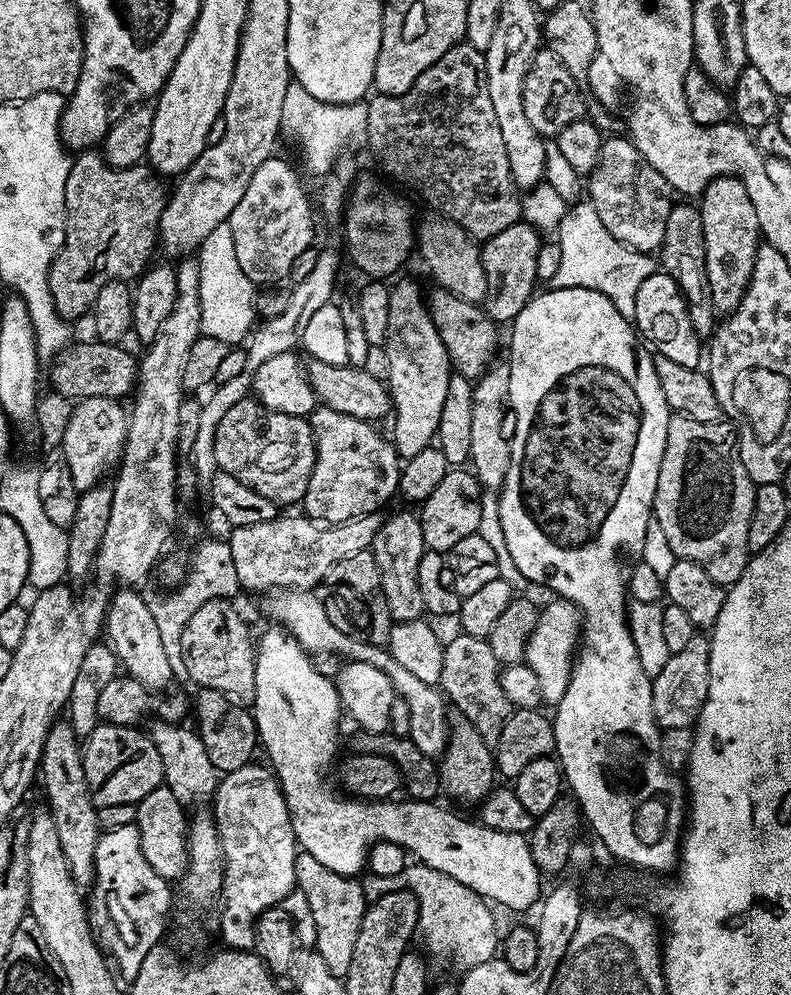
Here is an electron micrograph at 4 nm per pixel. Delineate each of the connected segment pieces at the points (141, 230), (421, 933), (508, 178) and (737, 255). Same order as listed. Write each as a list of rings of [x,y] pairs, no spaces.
[[[96,150],[81,151],[77,155],[80,157],[72,160],[70,174],[66,178],[64,245],[52,259],[48,275],[54,306],[60,317],[69,322],[91,313],[102,286],[115,280],[135,281],[149,267],[148,255],[157,251],[162,210],[167,206],[170,195],[169,189],[164,189],[165,181],[157,178],[151,167],[139,163],[133,168],[115,168],[104,161],[99,151],[92,151]]]
[[[419,862],[409,863],[404,869],[402,883],[407,891],[416,896],[418,940],[424,943],[423,951],[433,961],[436,959],[440,964],[457,964],[460,970],[467,970],[497,959],[502,932],[496,929],[496,916],[484,897],[466,886],[450,882],[446,874]]]
[[[461,42],[447,48],[441,56],[427,68],[414,82],[410,90],[406,90],[401,96],[385,96],[376,94],[367,101],[368,106],[368,130],[366,141],[372,147],[372,152],[376,155],[378,163],[384,167],[384,172],[388,176],[393,176],[400,184],[405,184],[408,188],[413,188],[426,203],[429,209],[435,210],[441,216],[447,216],[462,230],[466,230],[472,235],[472,239],[477,242],[488,240],[494,234],[502,234],[506,226],[514,226],[521,219],[521,193],[518,191],[514,178],[510,174],[510,158],[506,158],[506,145],[502,142],[502,130],[498,130],[498,117],[494,114],[494,106],[490,103],[490,90],[486,90],[484,81],[484,53],[479,48],[467,42]]]
[[[719,176],[704,187],[698,200],[702,234],[706,242],[706,274],[717,313],[733,312],[740,305],[752,277],[754,258],[762,237],[758,214],[746,194],[746,186],[737,176]]]

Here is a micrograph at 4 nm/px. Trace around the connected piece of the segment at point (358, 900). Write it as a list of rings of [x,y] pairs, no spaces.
[[[300,850],[296,853],[296,888],[306,894],[314,914],[315,955],[326,962],[330,974],[341,978],[347,976],[354,955],[354,941],[358,939],[358,930],[362,930],[362,918],[369,905],[365,885],[359,879],[326,870],[314,854]]]

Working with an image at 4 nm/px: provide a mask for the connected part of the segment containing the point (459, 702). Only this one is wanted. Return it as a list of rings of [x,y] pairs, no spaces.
[[[456,634],[452,641],[449,639],[444,645],[439,687],[447,703],[461,712],[470,726],[482,734],[483,740],[493,746],[498,738],[502,738],[502,728],[514,711],[510,698],[506,698],[506,690],[502,690],[501,671],[502,665],[494,658],[494,650],[490,650],[485,637]]]

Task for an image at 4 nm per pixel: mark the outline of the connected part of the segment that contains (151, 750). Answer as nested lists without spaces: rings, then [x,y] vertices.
[[[100,722],[96,729],[83,741],[84,769],[86,782],[97,809],[102,806],[139,804],[150,790],[164,784],[162,758],[154,746],[151,735],[140,733],[141,729],[126,724]]]

